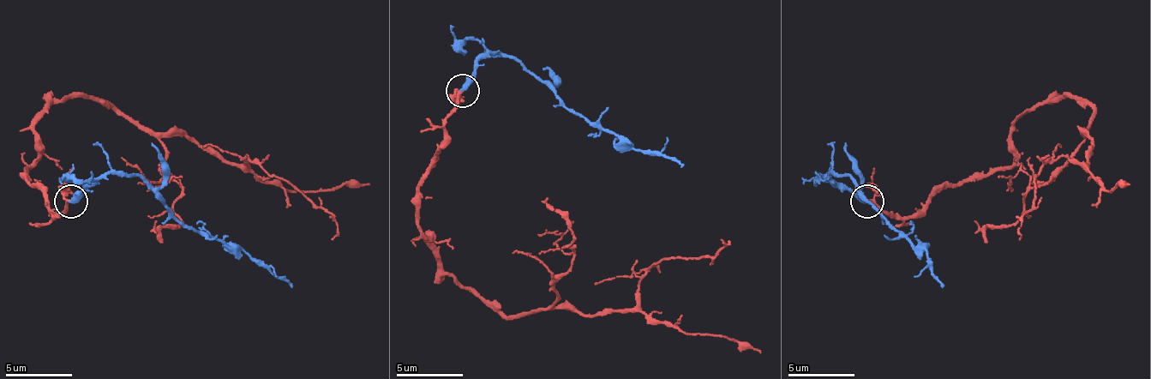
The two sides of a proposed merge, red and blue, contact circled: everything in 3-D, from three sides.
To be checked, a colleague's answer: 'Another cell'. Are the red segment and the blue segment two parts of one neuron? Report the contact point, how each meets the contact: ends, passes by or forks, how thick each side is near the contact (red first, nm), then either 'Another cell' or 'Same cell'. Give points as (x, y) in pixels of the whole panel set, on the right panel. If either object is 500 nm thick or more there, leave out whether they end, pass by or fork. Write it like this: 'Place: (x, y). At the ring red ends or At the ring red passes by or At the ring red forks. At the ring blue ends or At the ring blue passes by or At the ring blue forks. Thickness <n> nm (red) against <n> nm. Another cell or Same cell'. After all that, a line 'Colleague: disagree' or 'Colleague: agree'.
Place: (867, 201). At the ring red passes by. At the ring blue ends. Thickness 200 nm (red) against 400 nm. Same cell
Colleague: disagree

